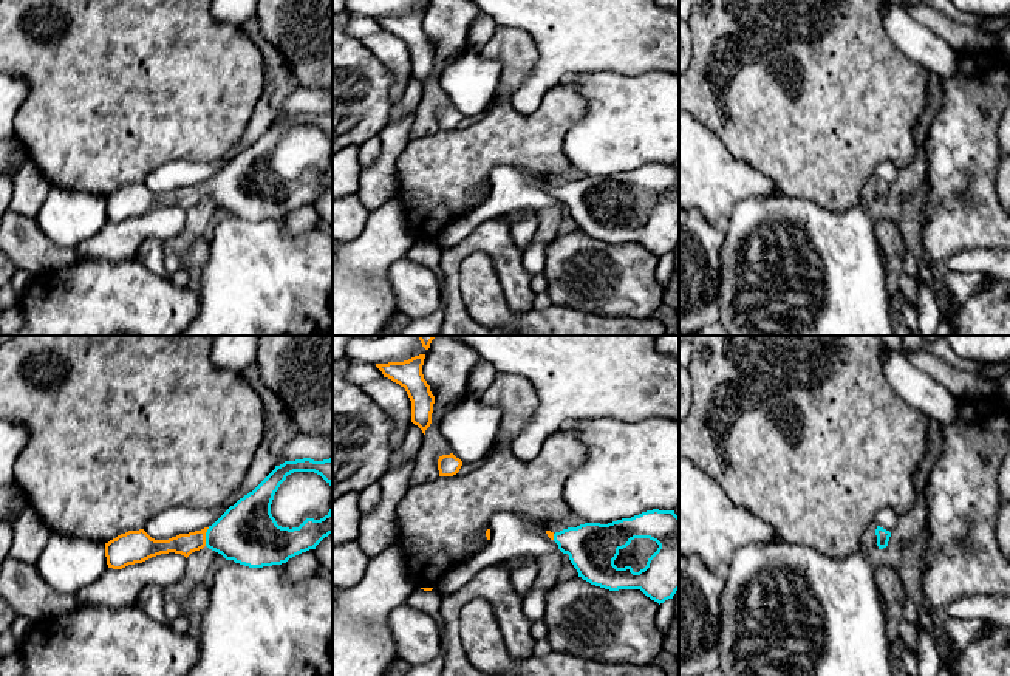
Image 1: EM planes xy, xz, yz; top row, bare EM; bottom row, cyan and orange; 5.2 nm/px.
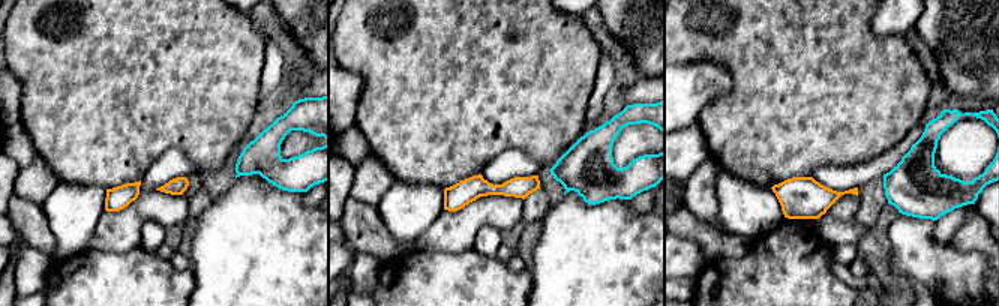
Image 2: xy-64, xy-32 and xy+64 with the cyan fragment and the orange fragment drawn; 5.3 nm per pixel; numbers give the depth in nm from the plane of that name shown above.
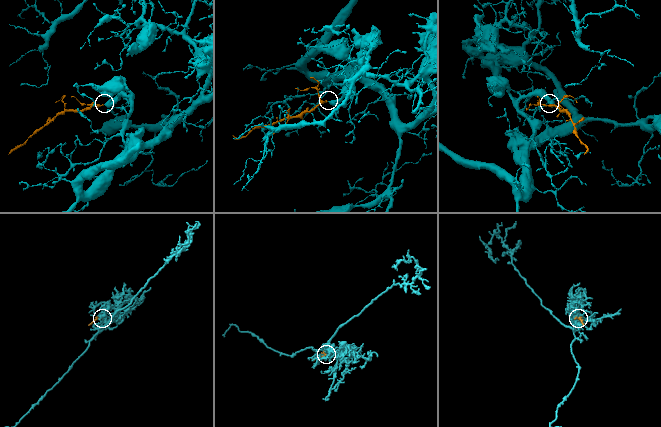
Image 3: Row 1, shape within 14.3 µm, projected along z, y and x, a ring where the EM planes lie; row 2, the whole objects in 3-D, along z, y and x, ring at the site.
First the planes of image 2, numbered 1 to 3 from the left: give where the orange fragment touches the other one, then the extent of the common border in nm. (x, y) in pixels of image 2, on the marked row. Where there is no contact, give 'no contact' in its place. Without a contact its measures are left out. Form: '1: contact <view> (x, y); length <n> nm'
1: no contact
2: no contact
3: no contact

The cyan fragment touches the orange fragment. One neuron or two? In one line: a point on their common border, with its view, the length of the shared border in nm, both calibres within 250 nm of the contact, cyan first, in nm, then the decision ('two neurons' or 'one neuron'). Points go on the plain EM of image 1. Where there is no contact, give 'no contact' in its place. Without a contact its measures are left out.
meets cyan in xy at (206, 191); contact 100 nm long; 320 nm thick on the cyan side, 110 nm on the other; one neuron

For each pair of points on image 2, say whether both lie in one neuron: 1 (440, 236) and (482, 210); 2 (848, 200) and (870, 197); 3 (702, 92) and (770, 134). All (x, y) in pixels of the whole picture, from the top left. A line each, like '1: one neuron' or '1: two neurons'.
1: one neuron
2: two neurons
3: two neurons

